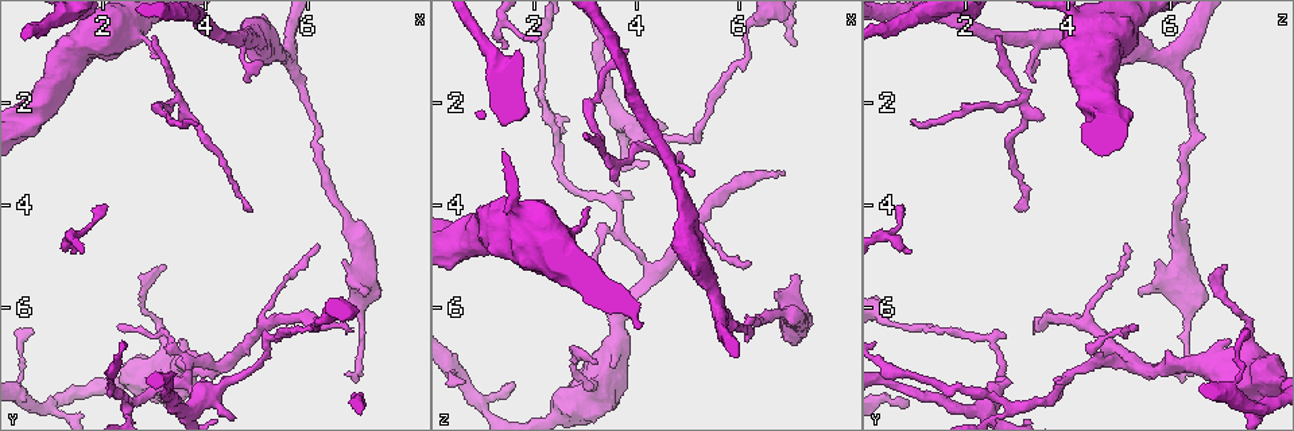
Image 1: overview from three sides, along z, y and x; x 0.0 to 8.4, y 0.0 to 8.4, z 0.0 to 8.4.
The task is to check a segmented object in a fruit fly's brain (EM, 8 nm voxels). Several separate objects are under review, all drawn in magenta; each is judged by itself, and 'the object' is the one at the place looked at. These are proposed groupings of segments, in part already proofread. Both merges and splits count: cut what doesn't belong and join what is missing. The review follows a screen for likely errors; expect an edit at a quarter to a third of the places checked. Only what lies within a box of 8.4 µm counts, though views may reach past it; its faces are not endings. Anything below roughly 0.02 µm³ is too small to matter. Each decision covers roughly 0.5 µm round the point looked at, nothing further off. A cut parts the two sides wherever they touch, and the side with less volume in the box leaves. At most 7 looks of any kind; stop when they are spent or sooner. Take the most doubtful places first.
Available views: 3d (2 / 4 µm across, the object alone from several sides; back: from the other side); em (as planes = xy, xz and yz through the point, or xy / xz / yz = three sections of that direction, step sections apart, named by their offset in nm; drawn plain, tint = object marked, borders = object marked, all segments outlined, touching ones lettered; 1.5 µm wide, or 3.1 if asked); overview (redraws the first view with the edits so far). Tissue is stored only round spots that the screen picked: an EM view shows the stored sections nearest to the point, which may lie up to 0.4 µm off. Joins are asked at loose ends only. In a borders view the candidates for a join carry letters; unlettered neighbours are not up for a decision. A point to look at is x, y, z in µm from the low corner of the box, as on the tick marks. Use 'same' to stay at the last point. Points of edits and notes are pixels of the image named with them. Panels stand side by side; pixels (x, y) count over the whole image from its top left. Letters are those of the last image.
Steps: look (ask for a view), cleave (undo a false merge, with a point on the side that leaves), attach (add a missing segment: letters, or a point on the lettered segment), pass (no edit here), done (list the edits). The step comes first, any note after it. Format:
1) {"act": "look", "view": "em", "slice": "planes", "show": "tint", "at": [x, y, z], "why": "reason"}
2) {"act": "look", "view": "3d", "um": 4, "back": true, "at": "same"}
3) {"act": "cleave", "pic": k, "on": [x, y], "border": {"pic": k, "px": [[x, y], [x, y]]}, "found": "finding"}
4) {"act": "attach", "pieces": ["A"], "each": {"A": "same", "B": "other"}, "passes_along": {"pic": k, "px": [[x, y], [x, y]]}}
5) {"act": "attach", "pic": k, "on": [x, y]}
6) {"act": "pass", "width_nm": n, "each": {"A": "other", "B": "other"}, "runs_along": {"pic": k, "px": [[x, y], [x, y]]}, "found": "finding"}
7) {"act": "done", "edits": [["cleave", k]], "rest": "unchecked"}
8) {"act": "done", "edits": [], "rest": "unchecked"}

{"act": "look", "view": "em", "slice": "planes", "show": "borders", "at": [2.95, 0.75, 2.65], "why": "branch stops here"}

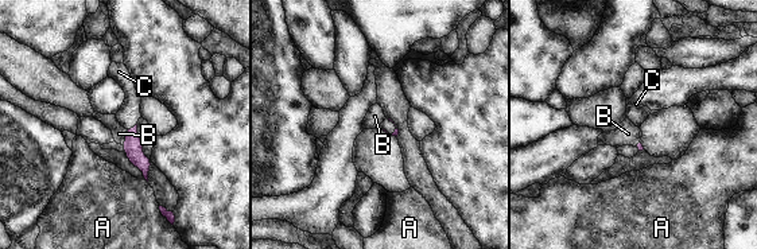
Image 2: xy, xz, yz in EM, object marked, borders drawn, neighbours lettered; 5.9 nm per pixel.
{"act": "attach", "pieces": ["C"], "longest_contact_nm": ["B", 110], "each": {"A": "other", "B": "other", "C": "same"}, "passes_along": {"pic": 2, "px": [[134, 144], [129, 128], [129, 113]]}, "found": "the neuron continues"}

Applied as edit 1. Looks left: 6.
{"act": "look", "view": "overview"}

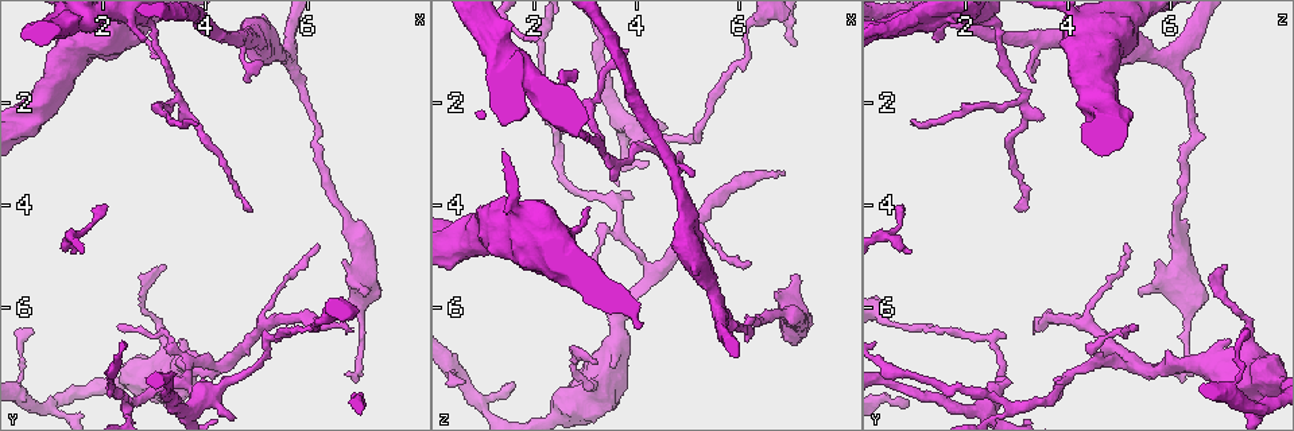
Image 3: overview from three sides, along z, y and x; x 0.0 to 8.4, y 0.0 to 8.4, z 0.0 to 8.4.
{"act": "look", "view": "em", "slice": "xy", "step": 8, "show": "borders", "at": [6.85, 6.45, 3.40]}

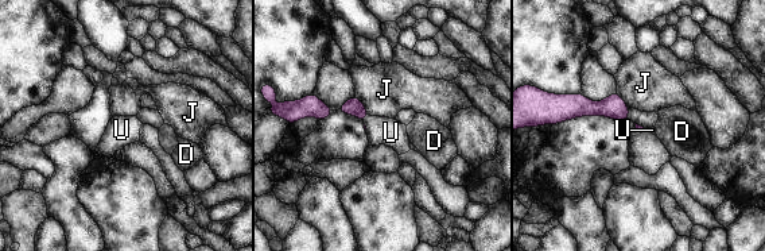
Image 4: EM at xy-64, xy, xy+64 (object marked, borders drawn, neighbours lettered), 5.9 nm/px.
{"act": "look", "view": "em", "slice": "planes", "show": "borders", "at": "same"}

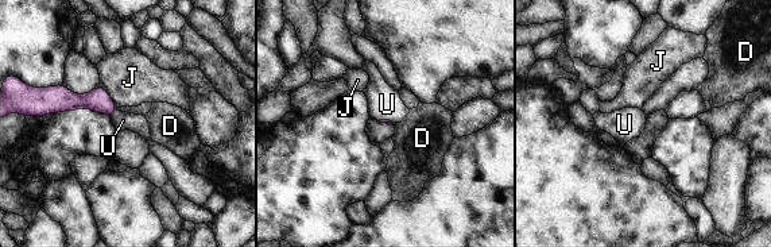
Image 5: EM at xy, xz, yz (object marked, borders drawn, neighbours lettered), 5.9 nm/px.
{"act": "attach", "pieces": ["U"], "longest_contact_nm": ["J", 170], "each": {"D": "other", "J": "other", "U": "same"}, "found": "the neuron continues"}

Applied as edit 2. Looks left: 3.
{"act": "look", "view": "em", "slice": "planes", "show": "borders", "at": [7.10, 5.60, 5.30], "why": "branch stops here"}

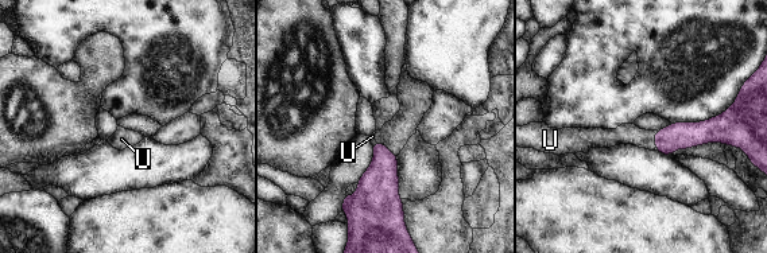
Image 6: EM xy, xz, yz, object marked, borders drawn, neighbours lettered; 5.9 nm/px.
{"act": "attach", "pieces": ["U"], "longest_contact_nm": ["U", 120], "each": {"U": "same"}, "passes_along": {"pic": 6, "px": [[680, 135], [654, 140], [627, 133]]}, "found": "it goes on there"}

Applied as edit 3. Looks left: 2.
{"act": "done", "edits": [["attach", 2], ["attach", 5], ["attach", 6]], "rest": "unchecked"}

